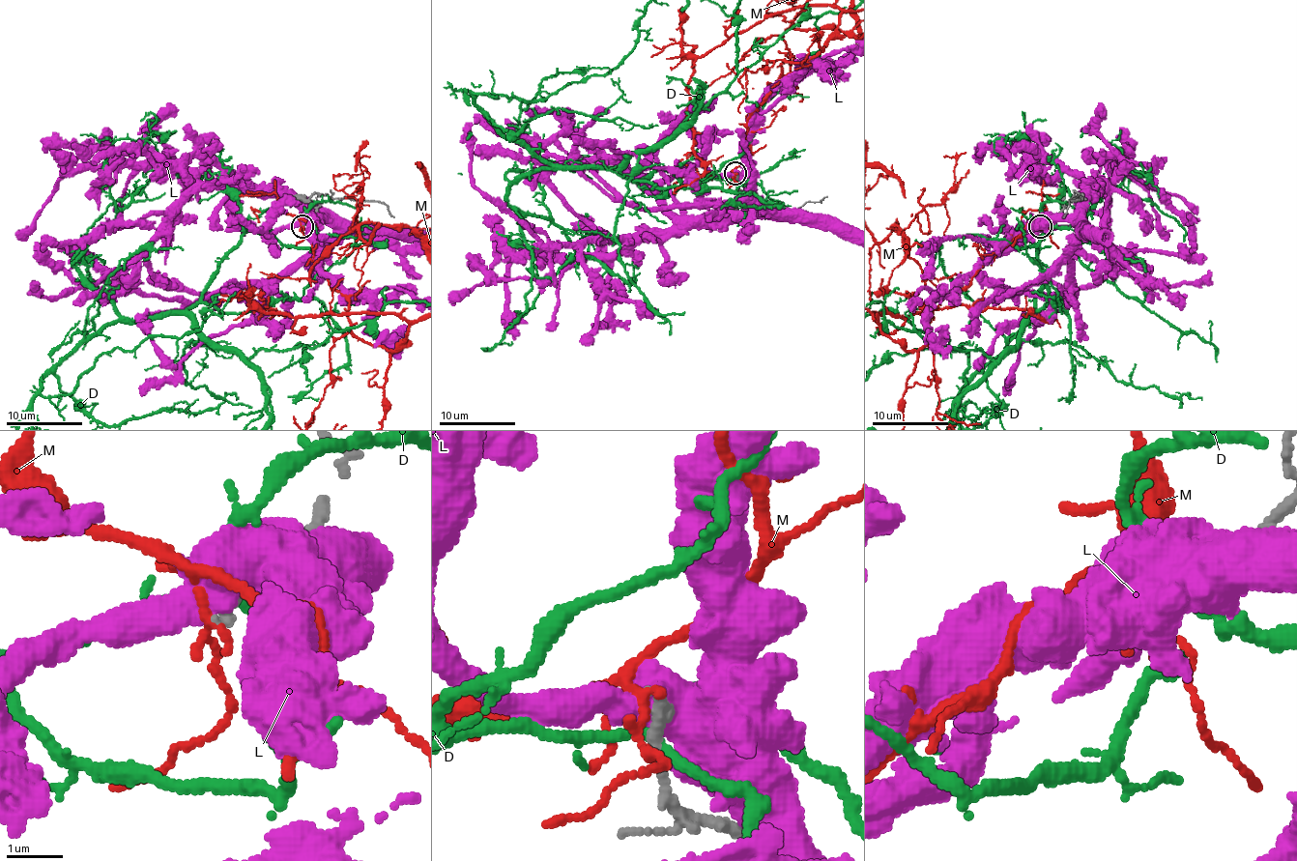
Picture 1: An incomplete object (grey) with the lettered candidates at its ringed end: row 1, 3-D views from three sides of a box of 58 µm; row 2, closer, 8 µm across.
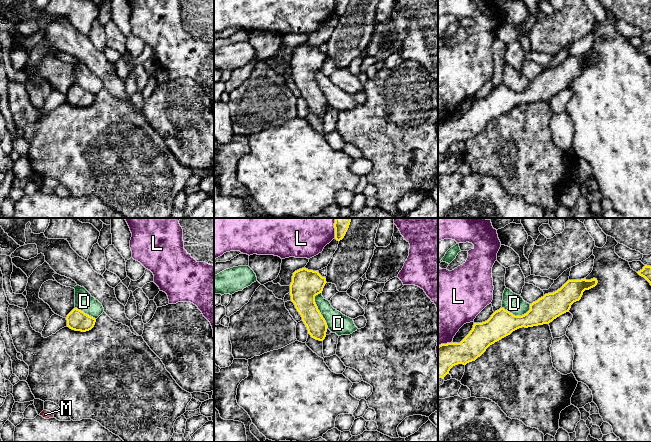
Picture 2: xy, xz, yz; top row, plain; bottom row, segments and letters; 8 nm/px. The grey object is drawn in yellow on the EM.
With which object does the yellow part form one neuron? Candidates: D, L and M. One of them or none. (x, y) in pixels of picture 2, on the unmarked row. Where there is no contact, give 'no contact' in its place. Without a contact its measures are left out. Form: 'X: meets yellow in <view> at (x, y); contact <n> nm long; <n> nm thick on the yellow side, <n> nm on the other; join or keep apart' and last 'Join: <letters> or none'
D: meets yellow in xz at (317, 85); contact 300 nm long; 240 nm thick on the yellow side, 160 nm on the other; keep apart
L: meets yellow in xz at (335, 7); contact 120 nm long; 100 nm thick on the yellow side, 280 nm on the other; keep apart
M: no contact; keep apart
Join: none

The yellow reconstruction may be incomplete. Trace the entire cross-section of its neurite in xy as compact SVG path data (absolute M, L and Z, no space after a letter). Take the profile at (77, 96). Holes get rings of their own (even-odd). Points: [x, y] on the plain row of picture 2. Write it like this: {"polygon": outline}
{"polygon": "M74 84L66 93L67 103L75 107L86 108L91 106L96 95L85 90L83 87Z"}

